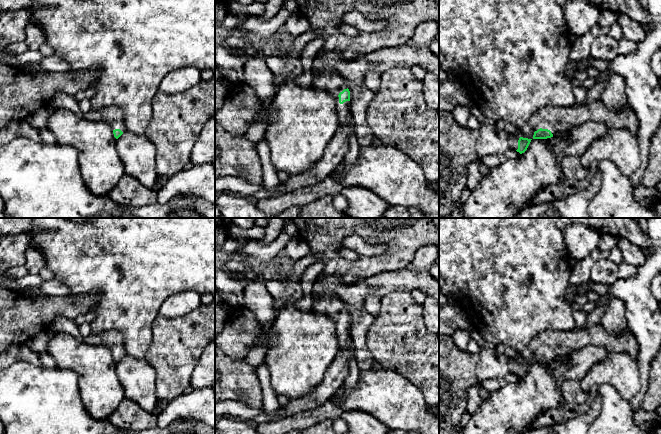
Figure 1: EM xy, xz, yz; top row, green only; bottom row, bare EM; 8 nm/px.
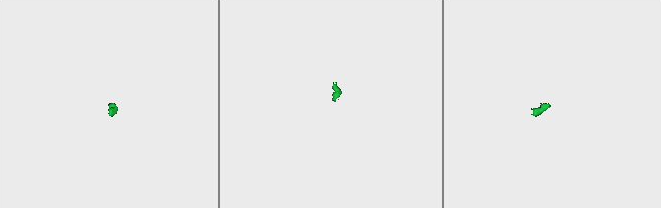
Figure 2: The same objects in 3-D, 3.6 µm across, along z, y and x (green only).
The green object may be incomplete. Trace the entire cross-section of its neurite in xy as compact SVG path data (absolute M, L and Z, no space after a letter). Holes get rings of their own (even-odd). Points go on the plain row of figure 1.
M106 330L99 335L91 334L83 338L82 341L90 346L103 345L108 347L116 363L126 355L123 335L116 330Z

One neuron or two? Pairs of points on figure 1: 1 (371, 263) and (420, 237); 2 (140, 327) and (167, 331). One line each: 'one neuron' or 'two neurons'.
1: one neuron
2: two neurons

